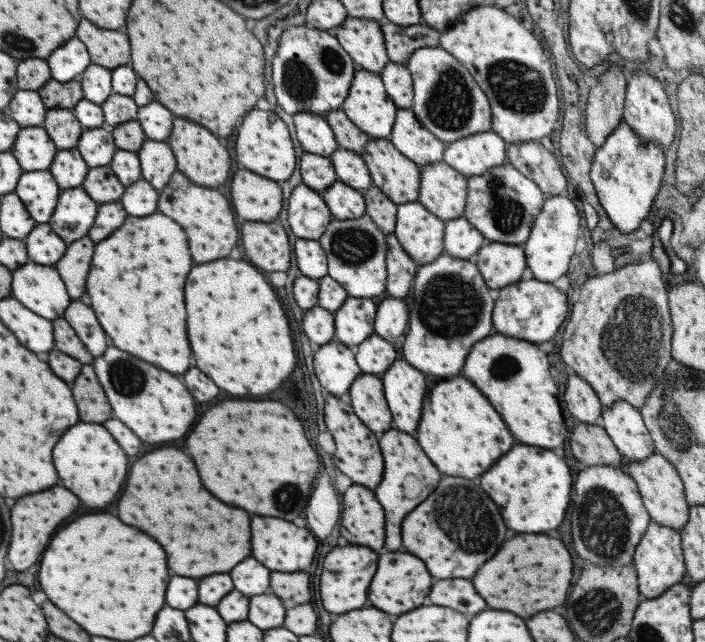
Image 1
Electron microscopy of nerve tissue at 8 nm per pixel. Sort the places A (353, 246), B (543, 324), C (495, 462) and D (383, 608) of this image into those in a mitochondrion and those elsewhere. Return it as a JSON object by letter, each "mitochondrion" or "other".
{"A":"mitochondrion","B":"other","C":"other","D":"other"}

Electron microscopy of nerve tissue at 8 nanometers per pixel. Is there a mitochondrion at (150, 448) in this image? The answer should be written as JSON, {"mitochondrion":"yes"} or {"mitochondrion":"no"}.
{"mitochondrion":"no"}

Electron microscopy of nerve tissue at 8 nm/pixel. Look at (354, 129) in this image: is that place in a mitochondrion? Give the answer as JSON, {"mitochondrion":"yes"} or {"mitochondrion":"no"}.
{"mitochondrion":"no"}

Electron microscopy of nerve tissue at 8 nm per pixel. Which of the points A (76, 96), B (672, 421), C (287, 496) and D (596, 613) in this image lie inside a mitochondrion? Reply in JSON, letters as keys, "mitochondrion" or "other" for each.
{"A":"other","B":"mitochondrion","C":"mitochondrion","D":"mitochondrion"}

